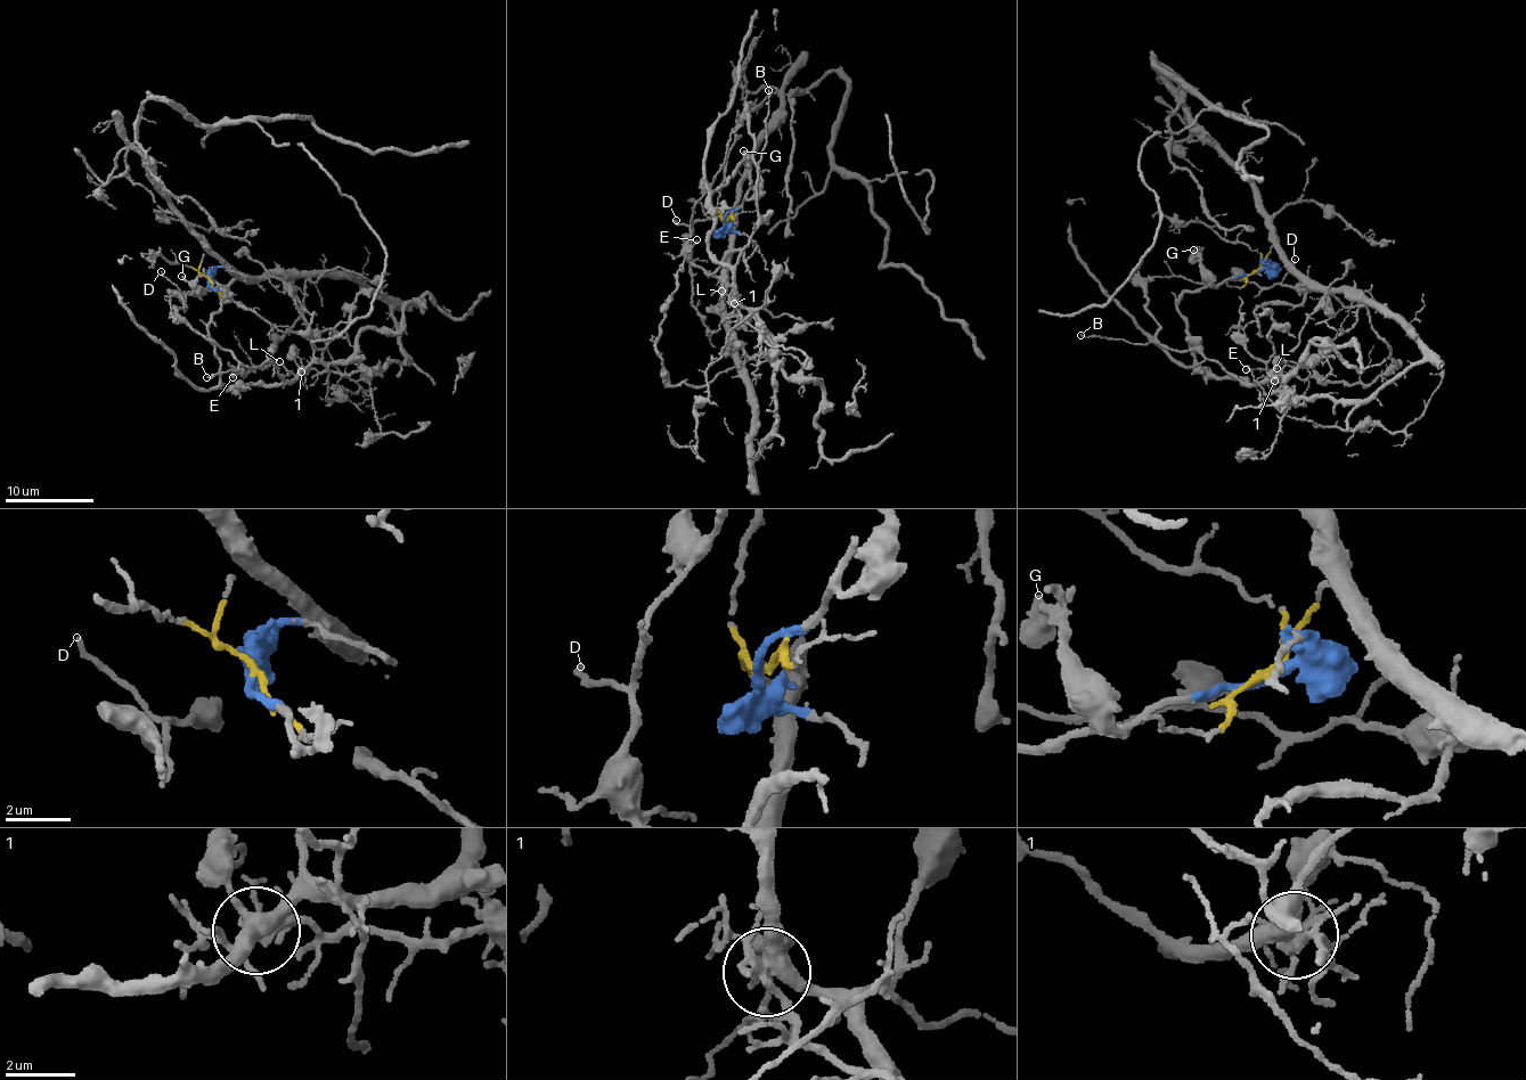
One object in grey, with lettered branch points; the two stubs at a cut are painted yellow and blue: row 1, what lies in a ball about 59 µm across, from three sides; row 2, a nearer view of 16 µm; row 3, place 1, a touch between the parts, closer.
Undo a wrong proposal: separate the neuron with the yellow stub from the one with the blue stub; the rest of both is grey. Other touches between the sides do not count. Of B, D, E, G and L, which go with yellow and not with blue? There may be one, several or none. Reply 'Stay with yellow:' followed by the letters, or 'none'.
Stay with yellow: D, E, L

